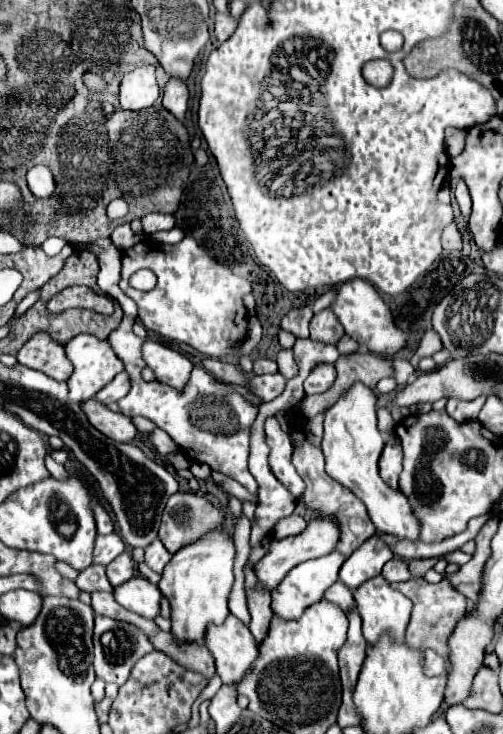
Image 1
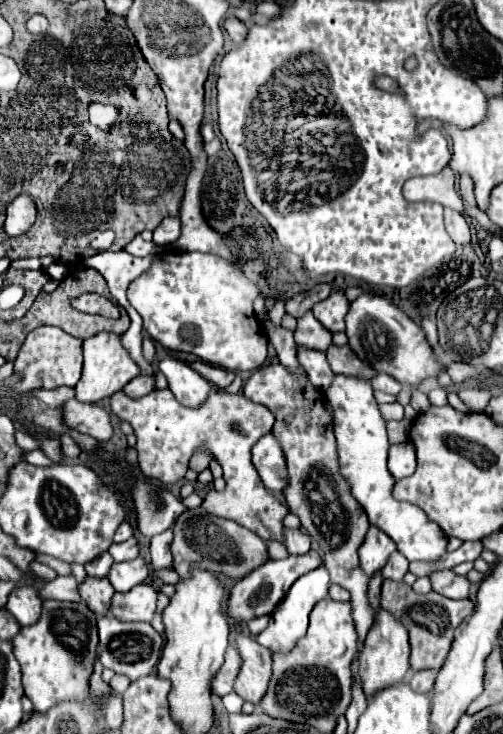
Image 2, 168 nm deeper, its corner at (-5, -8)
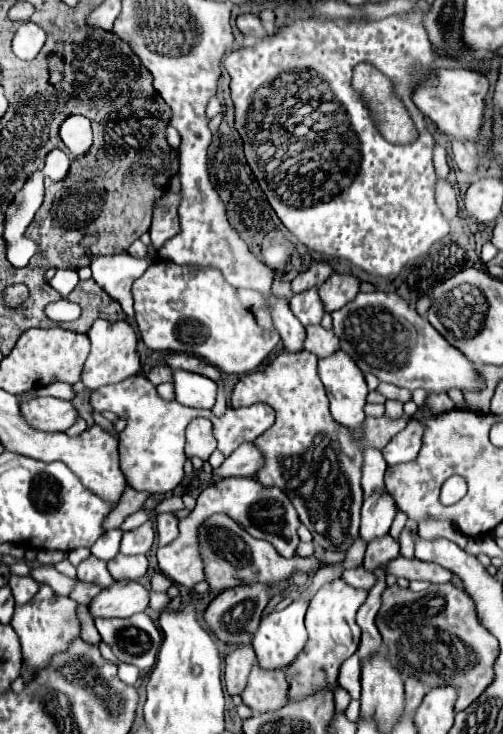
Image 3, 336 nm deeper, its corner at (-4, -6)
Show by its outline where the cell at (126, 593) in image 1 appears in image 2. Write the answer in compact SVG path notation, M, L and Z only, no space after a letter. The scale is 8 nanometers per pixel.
M138 584L130 592L114 594L110 612L122 622L150 622L156 612L158 592L152 584Z

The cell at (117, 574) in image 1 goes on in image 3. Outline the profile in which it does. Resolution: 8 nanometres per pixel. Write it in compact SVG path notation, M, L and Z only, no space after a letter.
M117 554L107 562L107 568L115 580L139 580L147 572L147 558Z

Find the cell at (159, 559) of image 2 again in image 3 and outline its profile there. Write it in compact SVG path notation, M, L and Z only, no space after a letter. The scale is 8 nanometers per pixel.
M165 512L165 514L157 516L157 538L159 538L159 546L165 546L165 544L169 544L171 540L177 538L177 532L179 532L177 524L179 524L179 518L173 512Z

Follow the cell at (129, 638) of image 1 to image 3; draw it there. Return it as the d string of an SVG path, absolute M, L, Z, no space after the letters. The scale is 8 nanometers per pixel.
M145 612L133 614L125 620L97 618L95 626L101 638L113 648L119 662L135 664L141 672L149 672L153 668L163 638L155 622Z

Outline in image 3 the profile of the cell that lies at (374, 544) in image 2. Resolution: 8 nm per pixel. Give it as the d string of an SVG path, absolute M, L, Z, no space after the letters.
M377 488L369 498L365 498L361 508L361 536L365 542L387 534L391 522L397 514L393 496L385 488Z

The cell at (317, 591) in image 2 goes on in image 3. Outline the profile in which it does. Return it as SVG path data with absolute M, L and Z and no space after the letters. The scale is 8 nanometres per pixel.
M297 600L291 606L287 606L285 610L271 612L269 616L265 616L261 620L261 626L253 638L253 650L257 654L257 664L263 670L285 670L287 666L291 666L291 662L303 650L303 646L307 642L307 630L303 624L305 610L307 610L307 602Z

